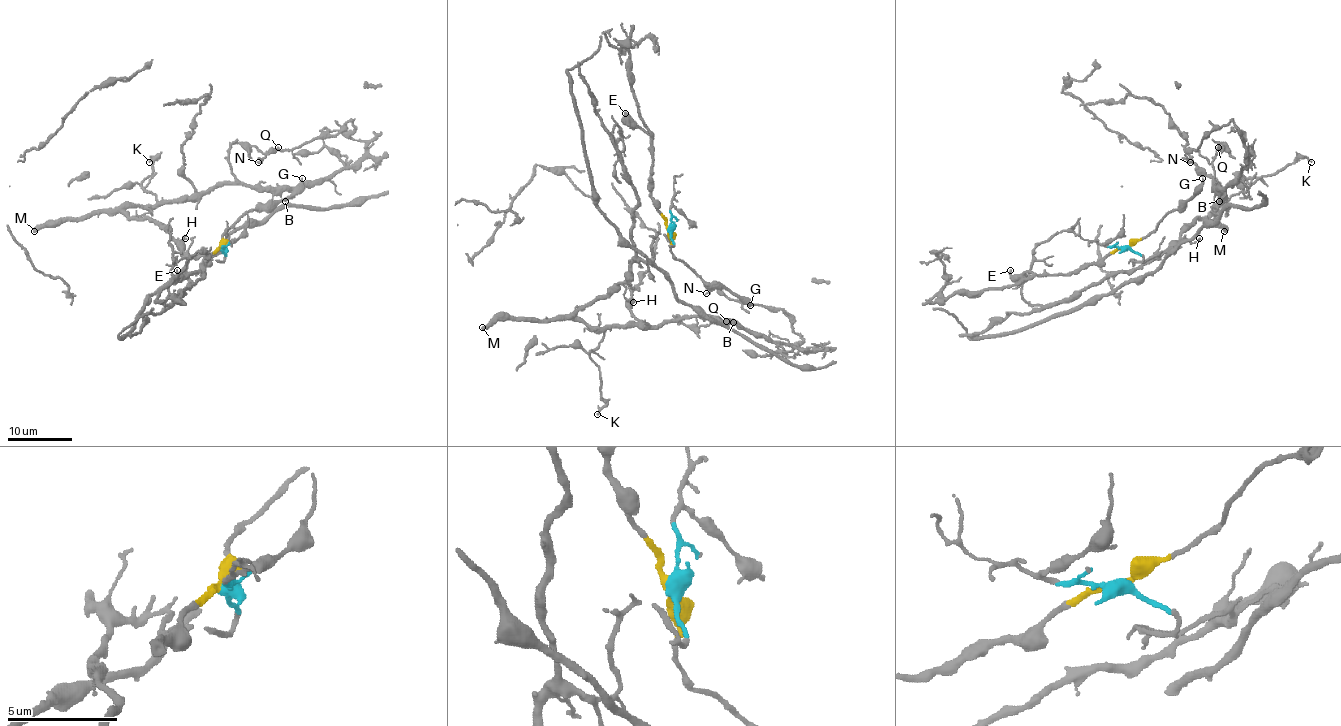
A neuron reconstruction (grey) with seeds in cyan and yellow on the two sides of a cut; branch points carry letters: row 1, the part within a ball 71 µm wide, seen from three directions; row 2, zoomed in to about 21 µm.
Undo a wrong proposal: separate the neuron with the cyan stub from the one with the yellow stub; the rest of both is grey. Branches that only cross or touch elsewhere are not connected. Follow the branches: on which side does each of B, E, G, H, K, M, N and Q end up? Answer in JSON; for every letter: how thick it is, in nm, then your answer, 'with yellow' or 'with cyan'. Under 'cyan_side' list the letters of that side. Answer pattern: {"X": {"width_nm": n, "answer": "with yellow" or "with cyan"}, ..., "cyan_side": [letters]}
{"B": {"width_nm": 90, "answer": "with cyan"}, "E": {"width_nm": 190, "answer": "with yellow"}, "G": {"width_nm": 240, "answer": "with yellow"}, "H": {"width_nm": 130, "answer": "with cyan"}, "K": {"width_nm": 90, "answer": "with cyan"}, "M": {"width_nm": 480, "answer": "with cyan"}, "N": {"width_nm": 110, "answer": "with cyan"}, "Q": {"width_nm": 120, "answer": "with cyan"}, "cyan_side": ["B", "H", "K", "M", "N", "Q"]}

